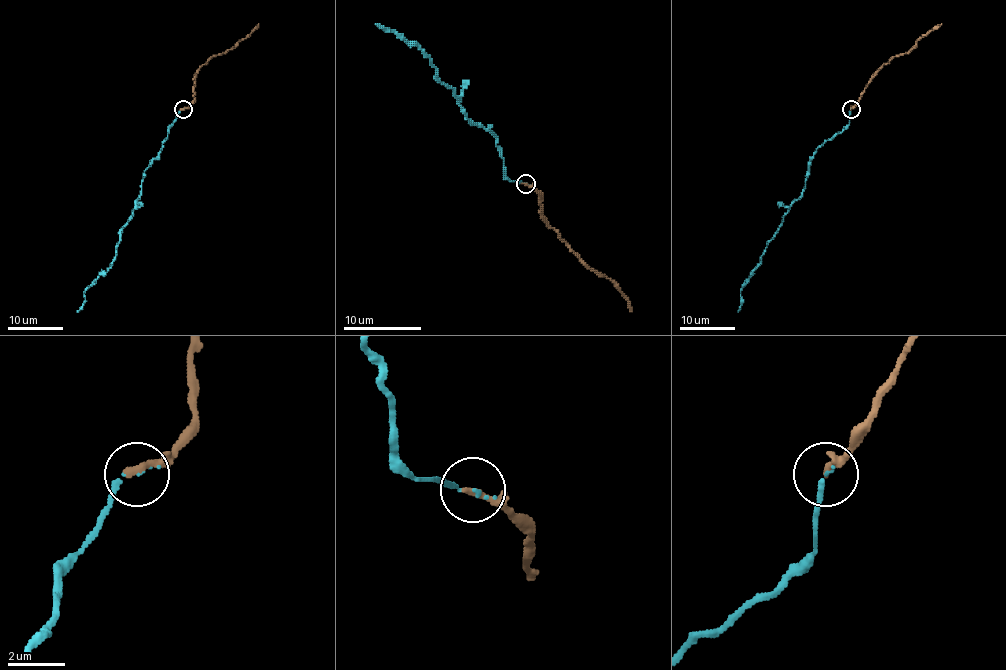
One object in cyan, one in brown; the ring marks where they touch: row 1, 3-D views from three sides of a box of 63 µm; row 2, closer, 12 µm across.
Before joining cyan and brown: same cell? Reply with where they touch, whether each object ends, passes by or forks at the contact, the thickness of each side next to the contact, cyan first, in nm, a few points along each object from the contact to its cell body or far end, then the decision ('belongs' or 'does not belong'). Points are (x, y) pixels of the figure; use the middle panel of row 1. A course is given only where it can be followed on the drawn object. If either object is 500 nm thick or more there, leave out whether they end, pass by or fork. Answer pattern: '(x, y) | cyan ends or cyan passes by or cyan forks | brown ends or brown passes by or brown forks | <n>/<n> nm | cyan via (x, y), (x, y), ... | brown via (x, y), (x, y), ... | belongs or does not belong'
(525, 184) | cyan ends | brown ends | 110/280 nm | cyan via (525, 183), (511, 181), (504, 169), (496, 136), (471, 121), (455, 92), (440, 80), (426, 55), (376, 24) | brown via (525, 183), (540, 197), (540, 216), (585, 263), (610, 280), (632, 311) | belongs

